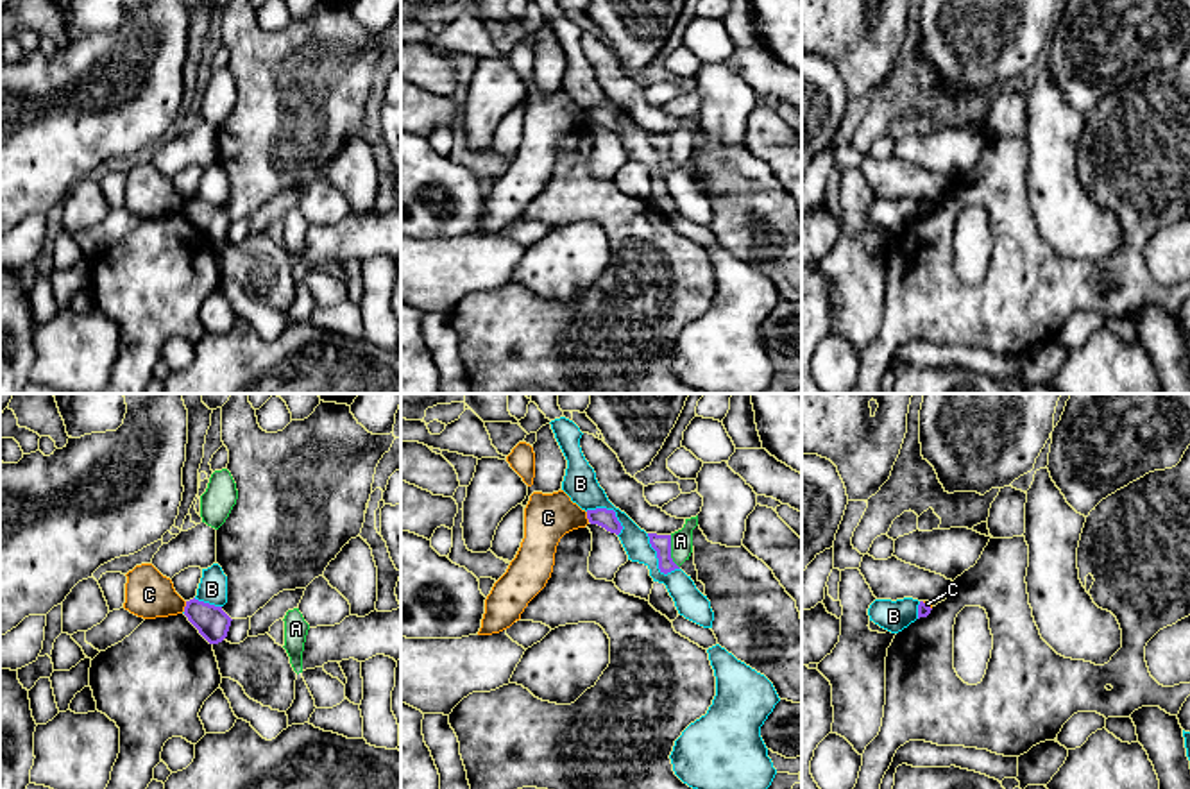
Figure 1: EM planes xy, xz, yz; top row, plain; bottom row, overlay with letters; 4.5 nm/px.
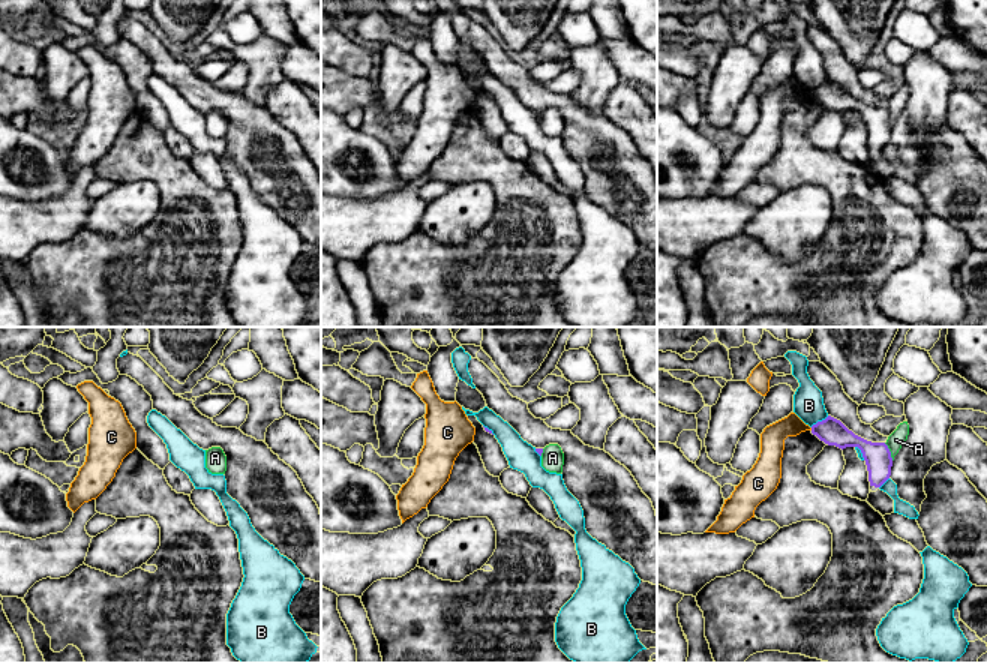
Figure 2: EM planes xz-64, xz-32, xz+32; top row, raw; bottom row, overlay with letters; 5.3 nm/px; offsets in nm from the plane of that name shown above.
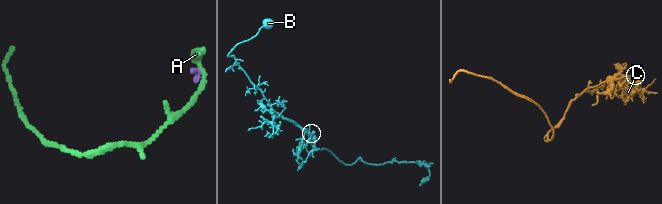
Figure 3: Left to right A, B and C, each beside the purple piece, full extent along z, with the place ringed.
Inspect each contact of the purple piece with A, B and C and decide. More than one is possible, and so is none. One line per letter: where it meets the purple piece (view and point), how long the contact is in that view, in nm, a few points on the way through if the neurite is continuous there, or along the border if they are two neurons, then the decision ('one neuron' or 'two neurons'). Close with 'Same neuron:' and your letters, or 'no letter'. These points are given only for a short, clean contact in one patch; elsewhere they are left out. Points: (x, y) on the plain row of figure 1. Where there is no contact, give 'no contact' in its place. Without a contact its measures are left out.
A: xz (670, 151) | 160 nm | along xz (670, 135), (670, 156), (679, 167) | two neurons
B: xz (659, 160) | 220 nm | two neurons
C: xy (185, 206) | 50 nm | along xy (186, 201), (183, 210) | two neurons
Same neuron: no letter

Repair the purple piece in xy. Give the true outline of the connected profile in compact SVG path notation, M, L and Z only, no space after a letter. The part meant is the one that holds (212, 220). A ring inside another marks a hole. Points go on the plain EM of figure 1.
M195 197L186 200L184 215L209 243L222 242L227 236L233 220L222 206Z

